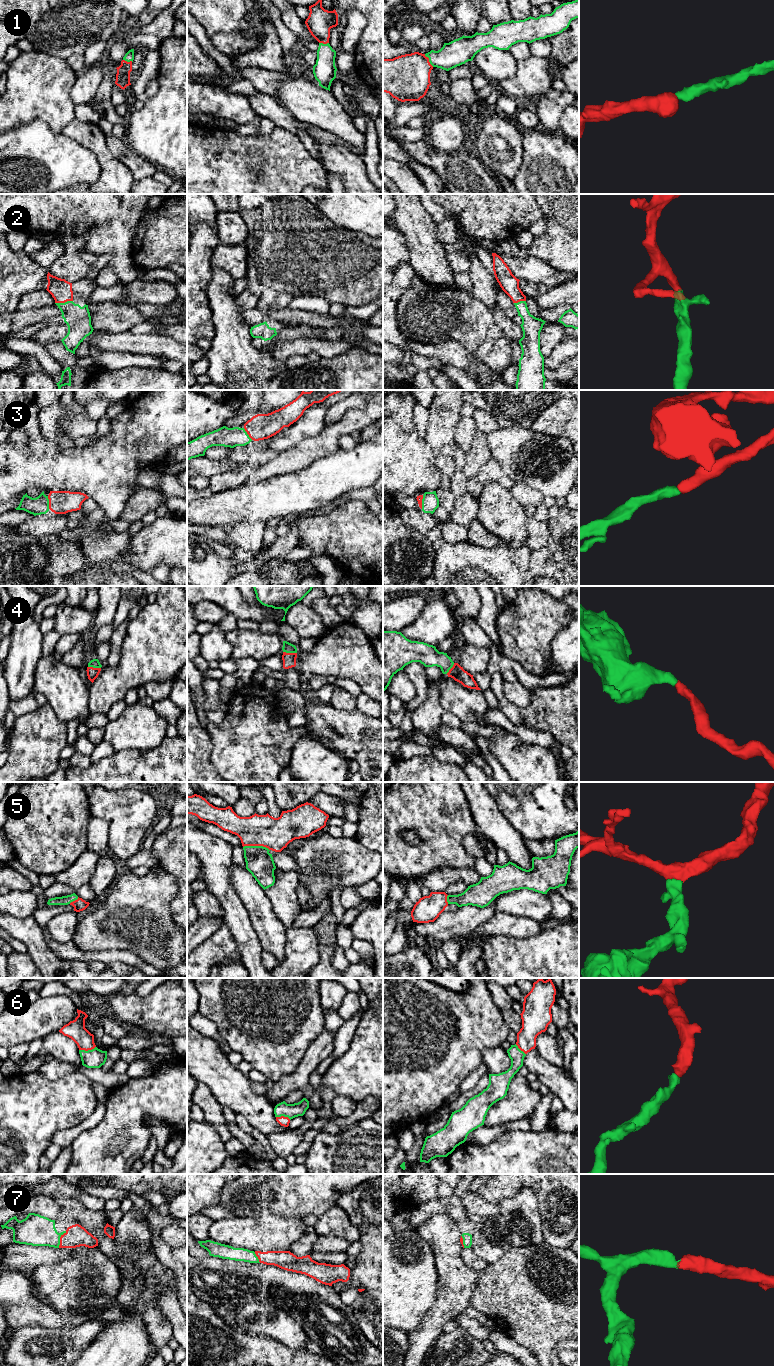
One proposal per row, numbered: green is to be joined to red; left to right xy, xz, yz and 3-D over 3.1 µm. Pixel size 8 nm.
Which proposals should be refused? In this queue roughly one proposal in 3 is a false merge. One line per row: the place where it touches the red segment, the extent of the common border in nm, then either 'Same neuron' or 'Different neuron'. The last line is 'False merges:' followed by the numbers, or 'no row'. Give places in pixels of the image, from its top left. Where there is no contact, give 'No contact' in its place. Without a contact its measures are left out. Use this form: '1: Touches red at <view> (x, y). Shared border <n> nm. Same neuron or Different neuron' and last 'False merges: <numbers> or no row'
1: Touches red at yz (428, 60). Shared border 130 nm. Same neuron
2: Touches red at xy (63, 302). Shared border 150 nm. Same neuron
3: Touches red at xy (49, 502). Shared border 110 nm. Same neuron
4: Touches red at xz (290, 653). Shared border 110 nm. Same neuron
5: Touches red at xz (256, 845). Shared border 220 nm. Same neuron
6: Touches red at xy (87, 1050). Shared border 140 nm. Same neuron
7: Touches red at xy (60, 1239). Shared border 150 nm. Same neuron
False merges: no row

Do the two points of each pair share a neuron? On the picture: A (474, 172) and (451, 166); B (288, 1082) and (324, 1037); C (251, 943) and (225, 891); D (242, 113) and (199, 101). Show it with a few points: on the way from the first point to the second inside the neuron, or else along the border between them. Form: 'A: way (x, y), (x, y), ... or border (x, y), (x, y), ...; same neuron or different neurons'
A: way (468, 172), (457, 171); same neuron
B: way (300, 1073), (320, 1049); same neuron
C: way (242, 930), (232, 904); same neuron
D: way (231, 106), (218, 101), (210, 101); same neuron

